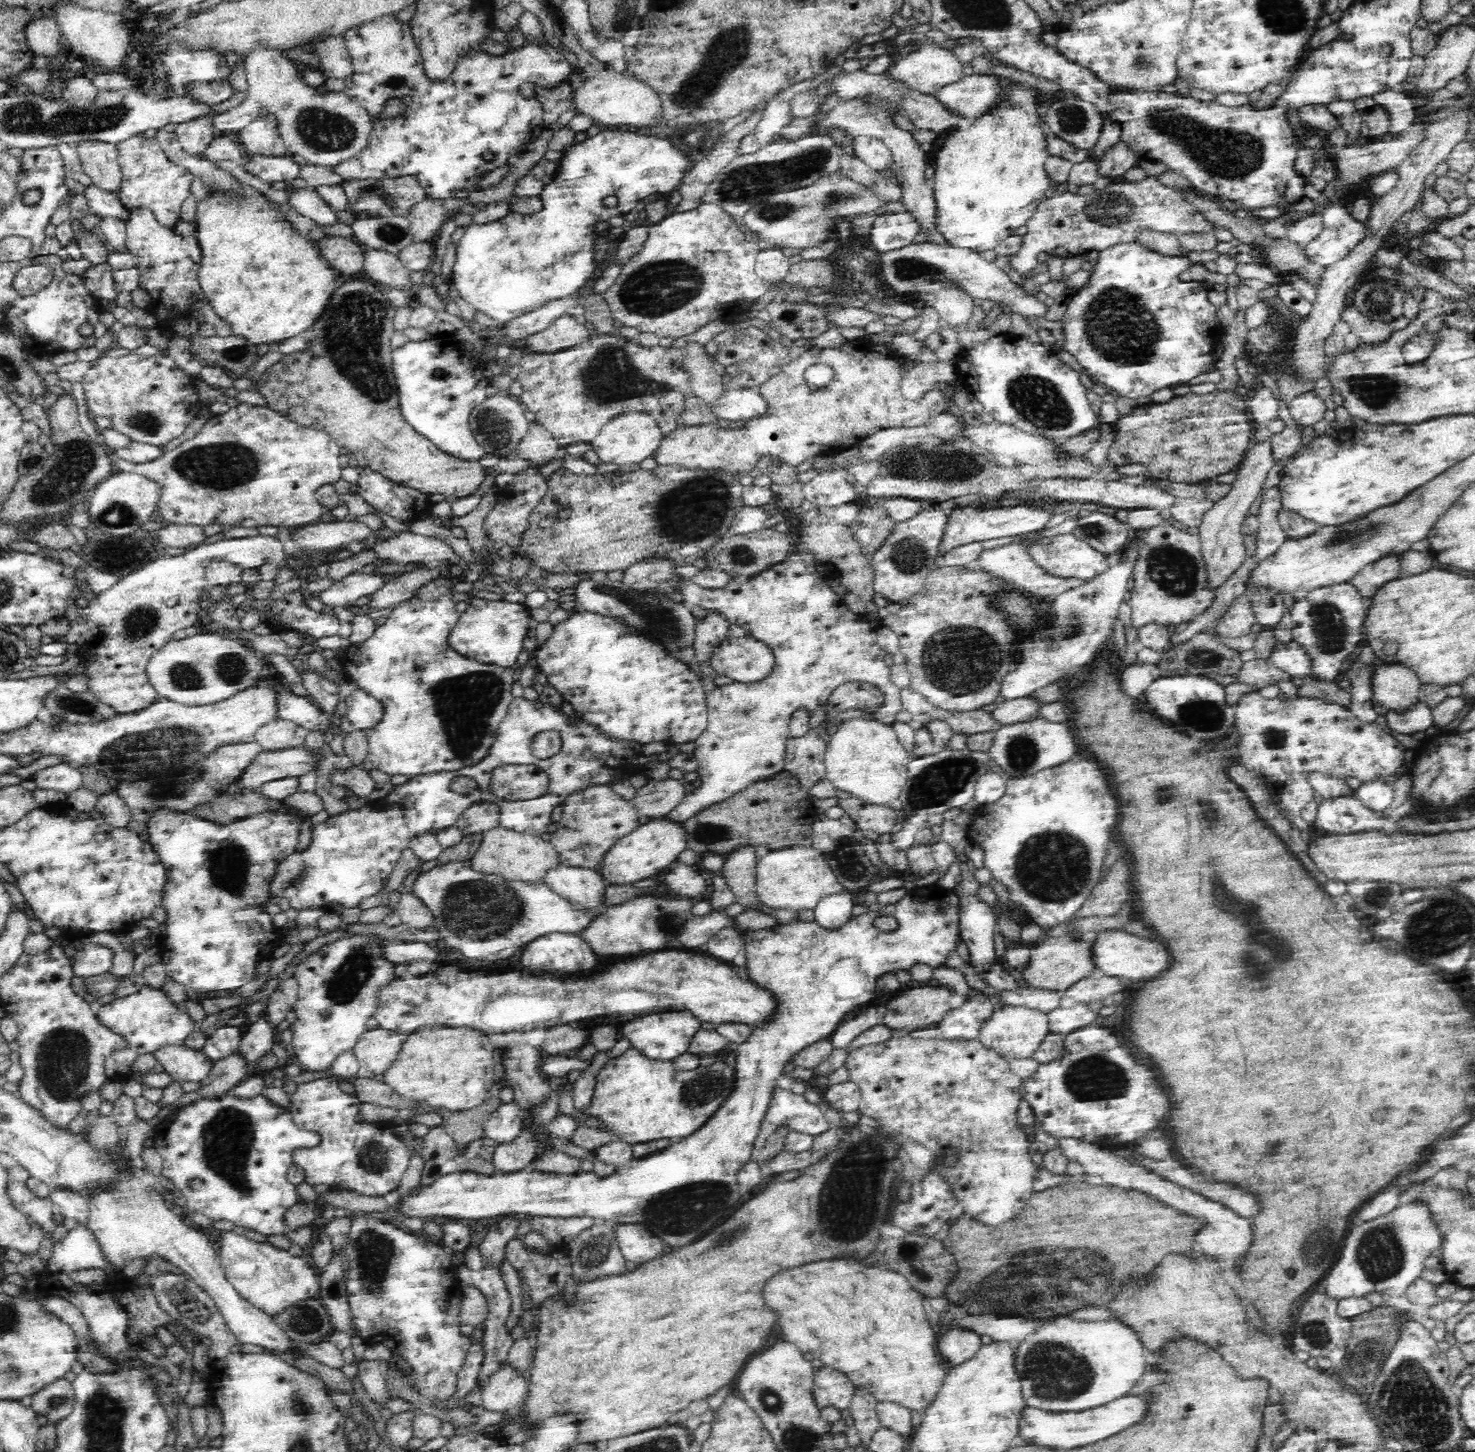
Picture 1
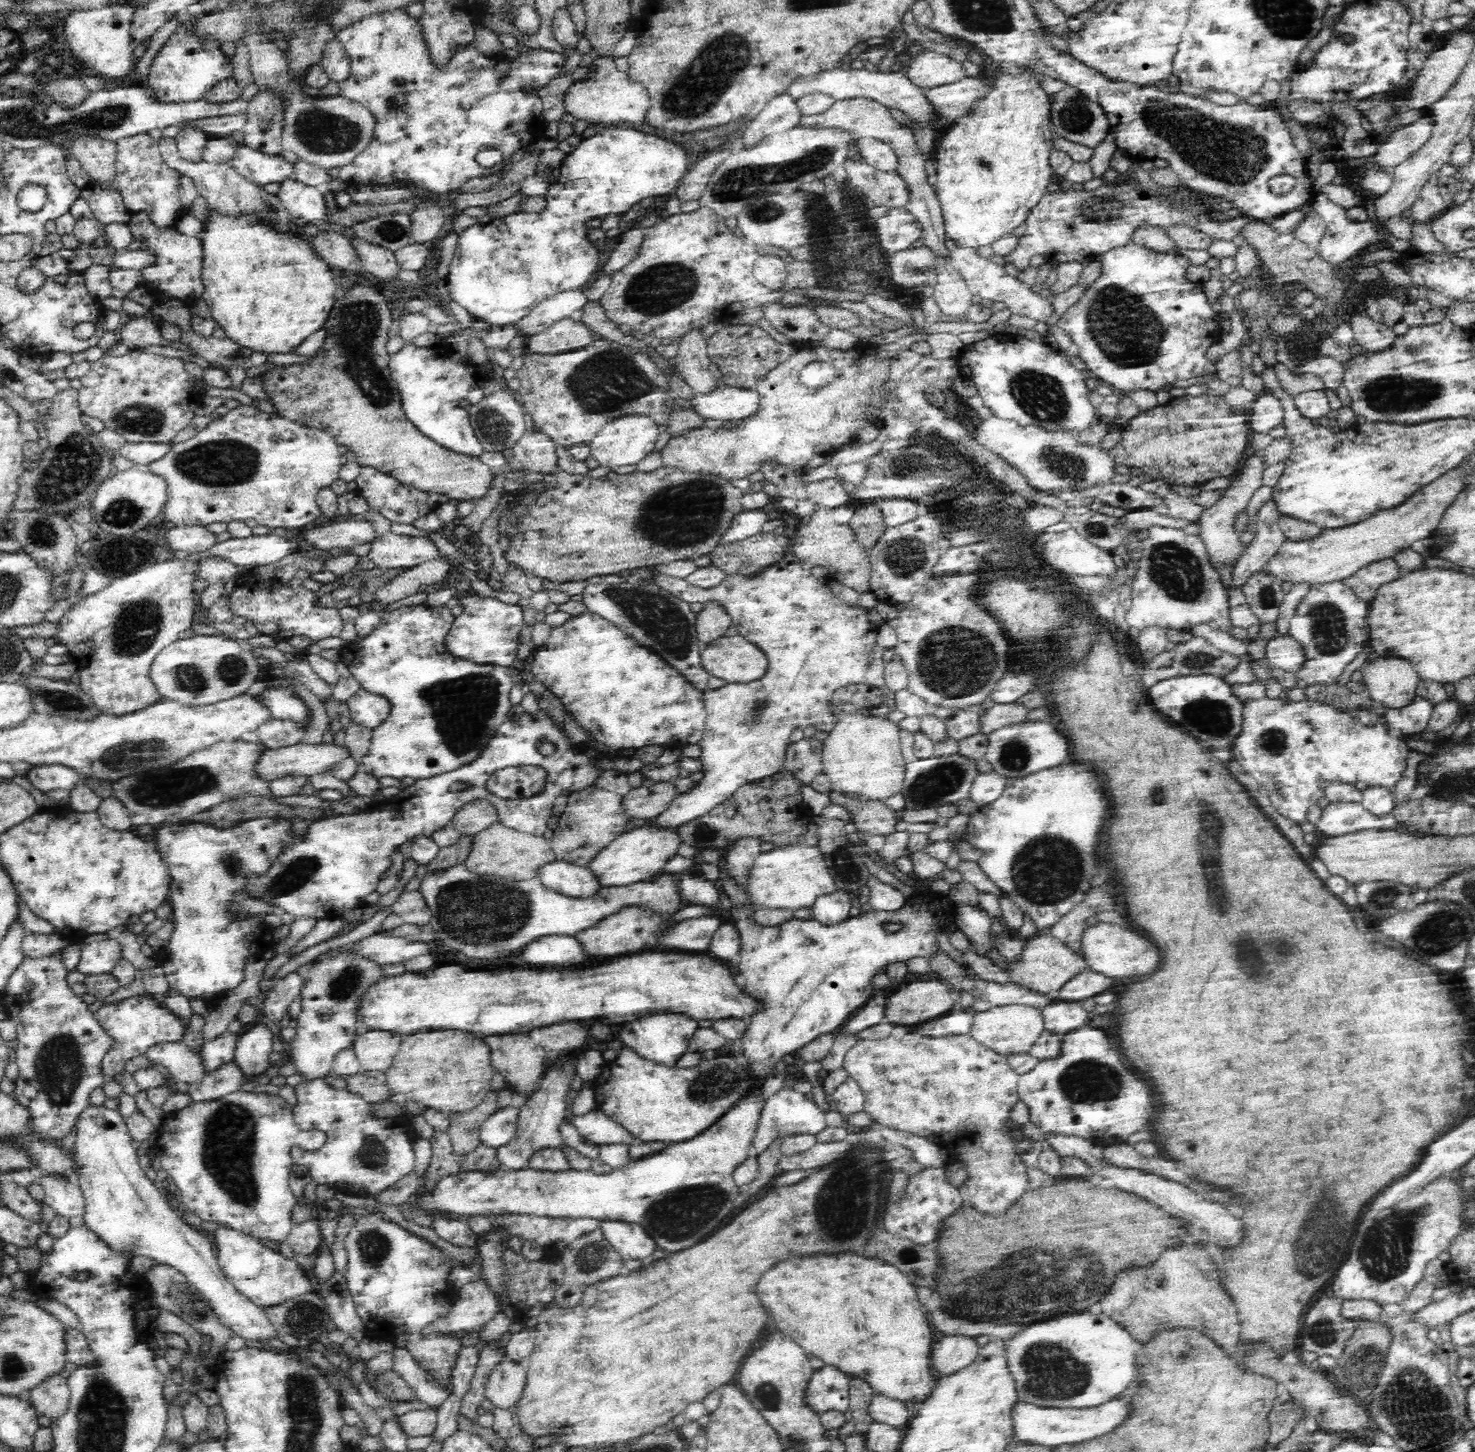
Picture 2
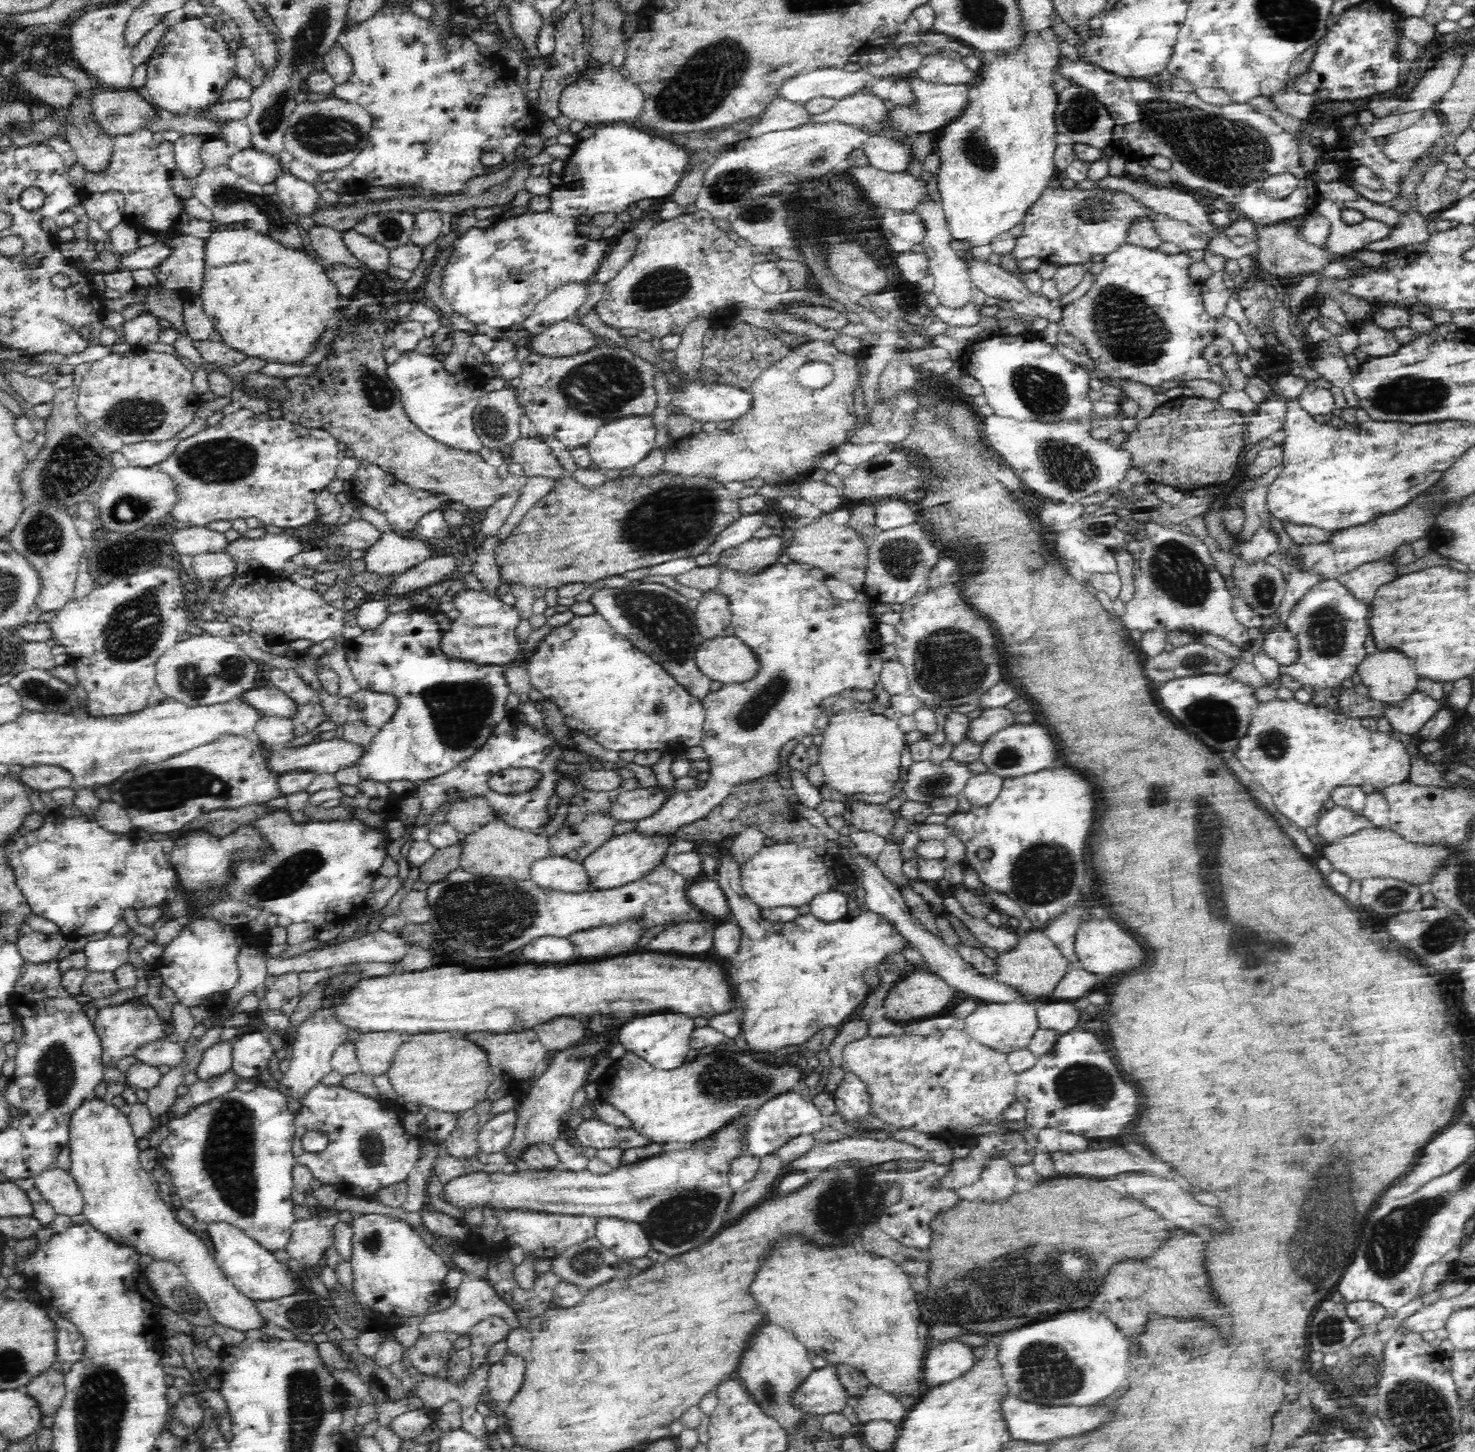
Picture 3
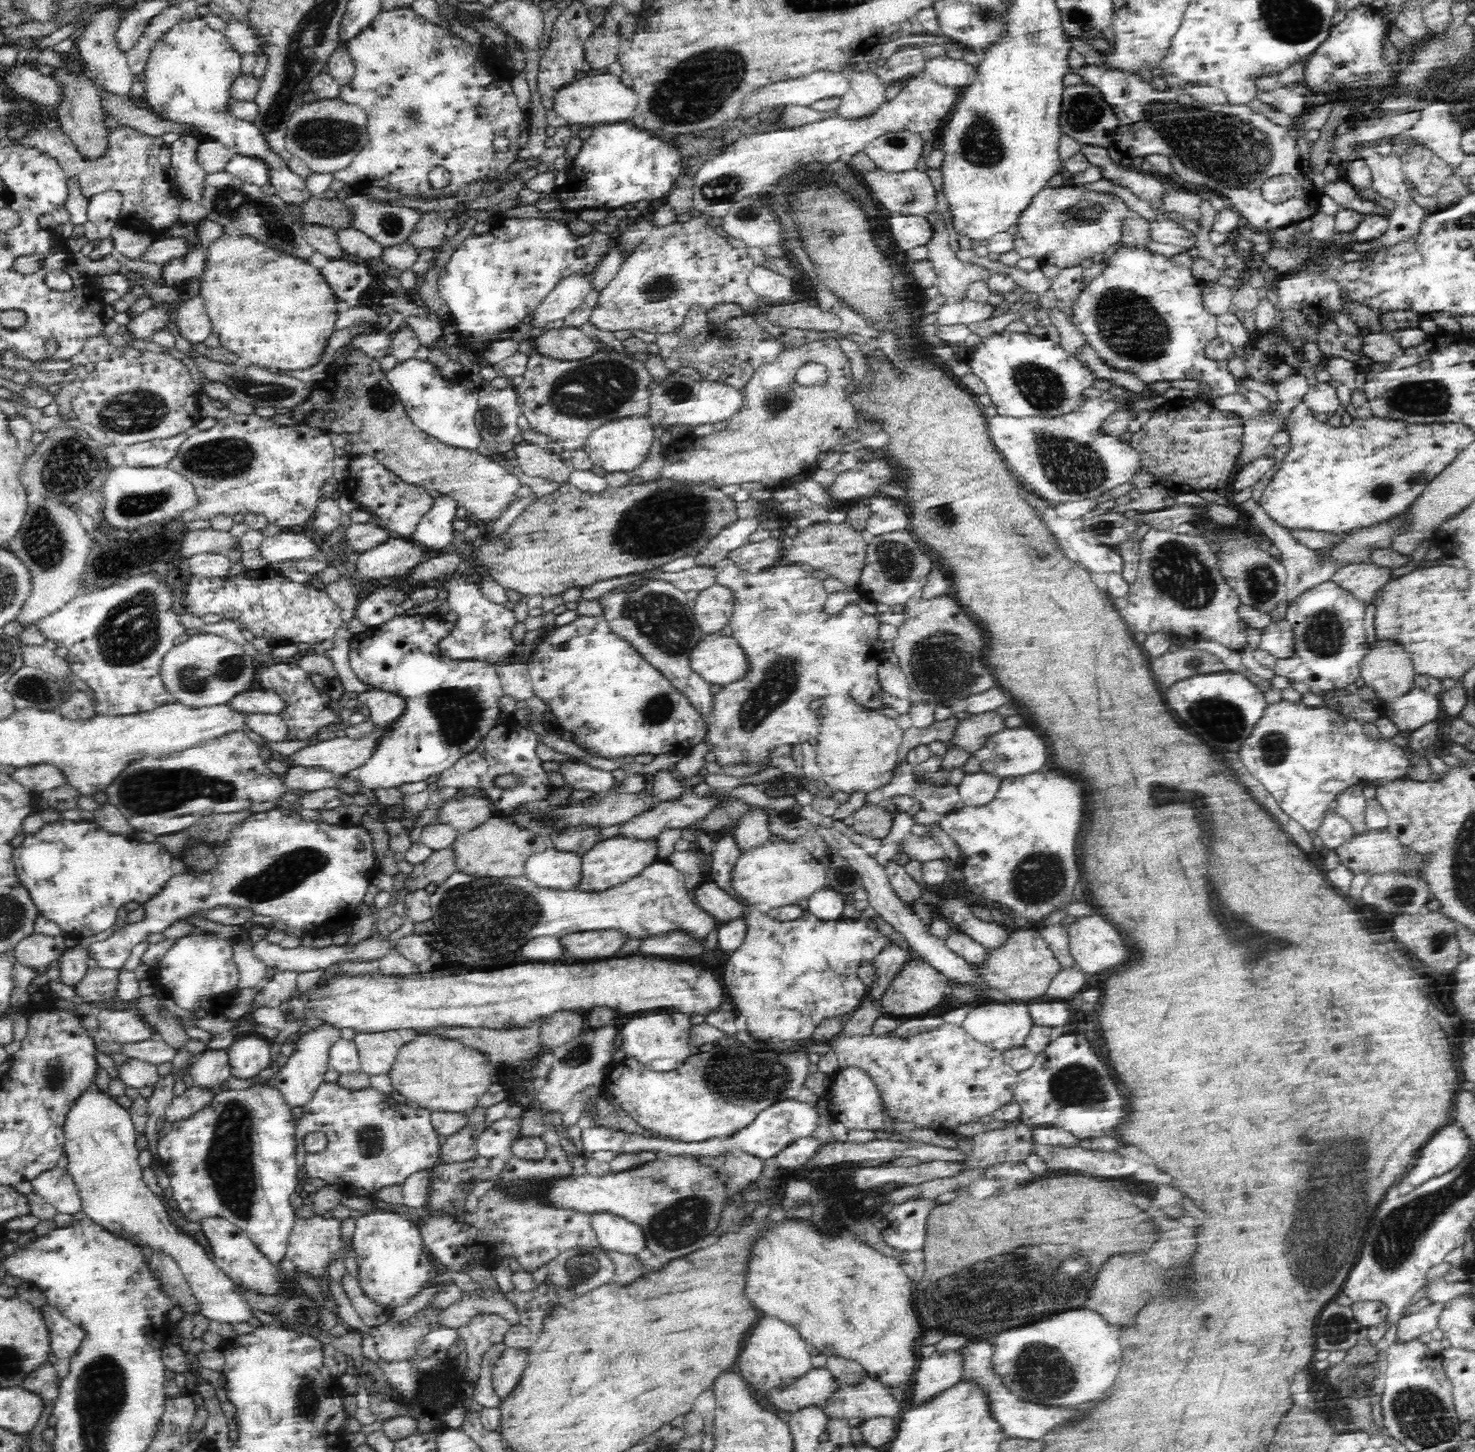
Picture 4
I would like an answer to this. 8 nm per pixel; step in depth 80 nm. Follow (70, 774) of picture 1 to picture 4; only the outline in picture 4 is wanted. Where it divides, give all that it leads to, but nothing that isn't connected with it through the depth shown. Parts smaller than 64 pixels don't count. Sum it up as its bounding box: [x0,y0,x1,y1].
[11,764,65,794]

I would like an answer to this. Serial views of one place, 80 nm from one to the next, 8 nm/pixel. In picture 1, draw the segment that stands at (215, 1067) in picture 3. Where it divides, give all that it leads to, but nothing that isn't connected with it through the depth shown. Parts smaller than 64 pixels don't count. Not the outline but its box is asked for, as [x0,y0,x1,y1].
[202,1024,242,1066]

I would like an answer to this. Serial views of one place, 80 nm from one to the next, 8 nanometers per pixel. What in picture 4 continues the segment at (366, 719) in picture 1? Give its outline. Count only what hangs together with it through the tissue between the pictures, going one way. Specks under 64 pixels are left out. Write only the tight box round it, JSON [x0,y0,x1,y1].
[358,689,407,727]

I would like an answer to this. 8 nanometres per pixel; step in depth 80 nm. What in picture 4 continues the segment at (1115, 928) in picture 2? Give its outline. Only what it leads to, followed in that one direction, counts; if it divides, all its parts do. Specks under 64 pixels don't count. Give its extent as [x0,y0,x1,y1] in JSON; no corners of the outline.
[1066,914,1128,976]

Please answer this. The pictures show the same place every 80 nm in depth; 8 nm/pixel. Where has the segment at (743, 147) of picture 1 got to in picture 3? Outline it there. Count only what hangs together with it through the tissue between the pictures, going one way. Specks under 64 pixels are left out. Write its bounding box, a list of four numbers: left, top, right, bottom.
[748,98,813,137]

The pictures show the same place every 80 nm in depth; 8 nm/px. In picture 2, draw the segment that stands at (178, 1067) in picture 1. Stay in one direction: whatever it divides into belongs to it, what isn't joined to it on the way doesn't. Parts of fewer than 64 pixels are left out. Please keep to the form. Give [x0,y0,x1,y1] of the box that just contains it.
[143,1040,206,1085]

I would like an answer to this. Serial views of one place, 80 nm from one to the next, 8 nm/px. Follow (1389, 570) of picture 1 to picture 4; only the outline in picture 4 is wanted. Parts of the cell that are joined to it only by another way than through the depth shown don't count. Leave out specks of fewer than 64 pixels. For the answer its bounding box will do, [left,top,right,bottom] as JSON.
[1330,562,1391,603]

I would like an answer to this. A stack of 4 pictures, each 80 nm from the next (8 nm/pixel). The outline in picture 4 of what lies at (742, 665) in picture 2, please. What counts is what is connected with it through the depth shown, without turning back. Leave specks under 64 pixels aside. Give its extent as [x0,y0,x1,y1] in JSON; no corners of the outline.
[688,632,747,687]

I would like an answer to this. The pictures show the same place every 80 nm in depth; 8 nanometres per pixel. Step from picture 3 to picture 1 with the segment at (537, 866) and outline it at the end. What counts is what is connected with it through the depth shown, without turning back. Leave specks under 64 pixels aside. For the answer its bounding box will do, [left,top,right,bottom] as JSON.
[542,864,607,909]

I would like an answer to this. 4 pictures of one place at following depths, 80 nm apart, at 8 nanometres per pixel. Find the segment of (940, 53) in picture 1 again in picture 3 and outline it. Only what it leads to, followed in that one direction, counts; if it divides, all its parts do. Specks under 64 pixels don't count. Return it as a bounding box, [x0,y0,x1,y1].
[914,52,977,85]

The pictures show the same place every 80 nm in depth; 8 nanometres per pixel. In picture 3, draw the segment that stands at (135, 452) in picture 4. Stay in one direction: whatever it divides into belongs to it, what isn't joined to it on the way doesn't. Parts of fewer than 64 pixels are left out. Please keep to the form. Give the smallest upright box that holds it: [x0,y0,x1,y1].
[120,437,180,468]

